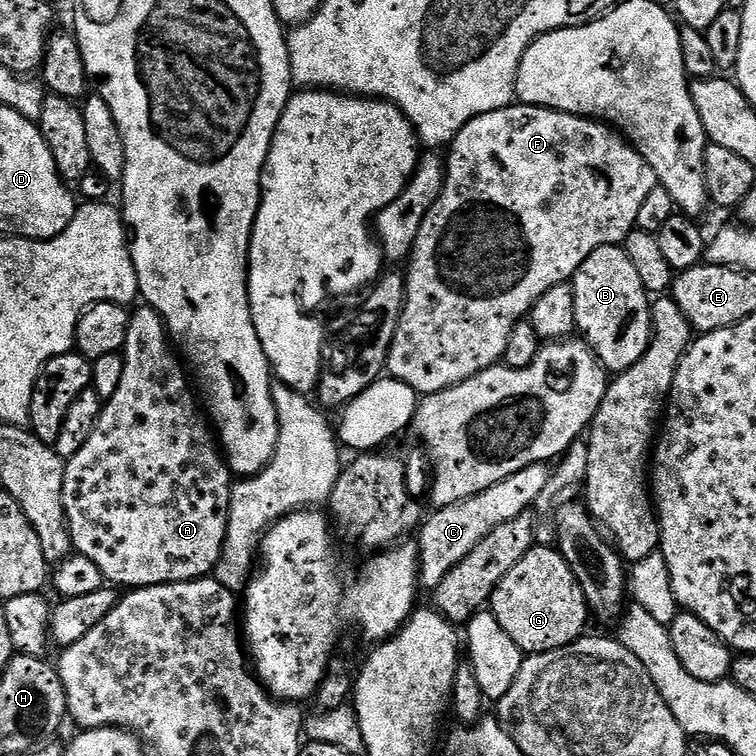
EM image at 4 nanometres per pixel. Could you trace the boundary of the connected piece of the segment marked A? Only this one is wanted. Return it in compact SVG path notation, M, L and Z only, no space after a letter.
M140 306L137 312L131 313L122 355L124 369L118 390L114 390L110 399L104 401L104 409L94 426L94 434L90 434L90 438L86 438L86 446L82 446L82 450L78 450L78 454L74 454L74 458L67 460L64 465L64 505L66 506L66 518L68 519L73 549L79 555L90 558L90 562L94 562L94 566L98 566L98 570L102 570L104 579L109 585L119 586L124 590L149 588L159 584L181 584L187 580L207 577L209 574L215 573L216 564L220 561L222 554L228 515L230 514L234 473L228 467L228 462L224 459L217 437L198 403L197 393L194 388L194 393L192 393L192 388L188 385L189 373L186 371L181 357L177 355L170 343L168 330L164 327L164 320L155 310L147 306Z

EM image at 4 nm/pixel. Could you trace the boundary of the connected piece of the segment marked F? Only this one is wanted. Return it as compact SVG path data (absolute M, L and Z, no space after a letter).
M519 102L466 122L466 126L458 130L458 134L447 149L442 194L438 202L430 206L430 214L426 214L426 222L422 222L422 230L418 230L418 238L406 264L408 272L406 271L404 286L404 309L400 312L400 325L390 346L387 375L391 379L406 382L406 386L413 388L421 397L426 397L466 382L478 373L485 372L487 368L497 367L504 359L506 342L510 342L510 330L514 330L519 320L525 319L531 313L534 302L538 302L538 298L542 298L542 294L546 294L550 286L569 283L582 266L582 262L586 262L586 258L594 254L594 250L598 250L604 244L623 245L626 237L636 228L642 201L650 195L650 190L657 186L654 170L640 157L640 153L631 143L607 123L572 116L569 112L555 112L553 108L539 108L533 104Z

